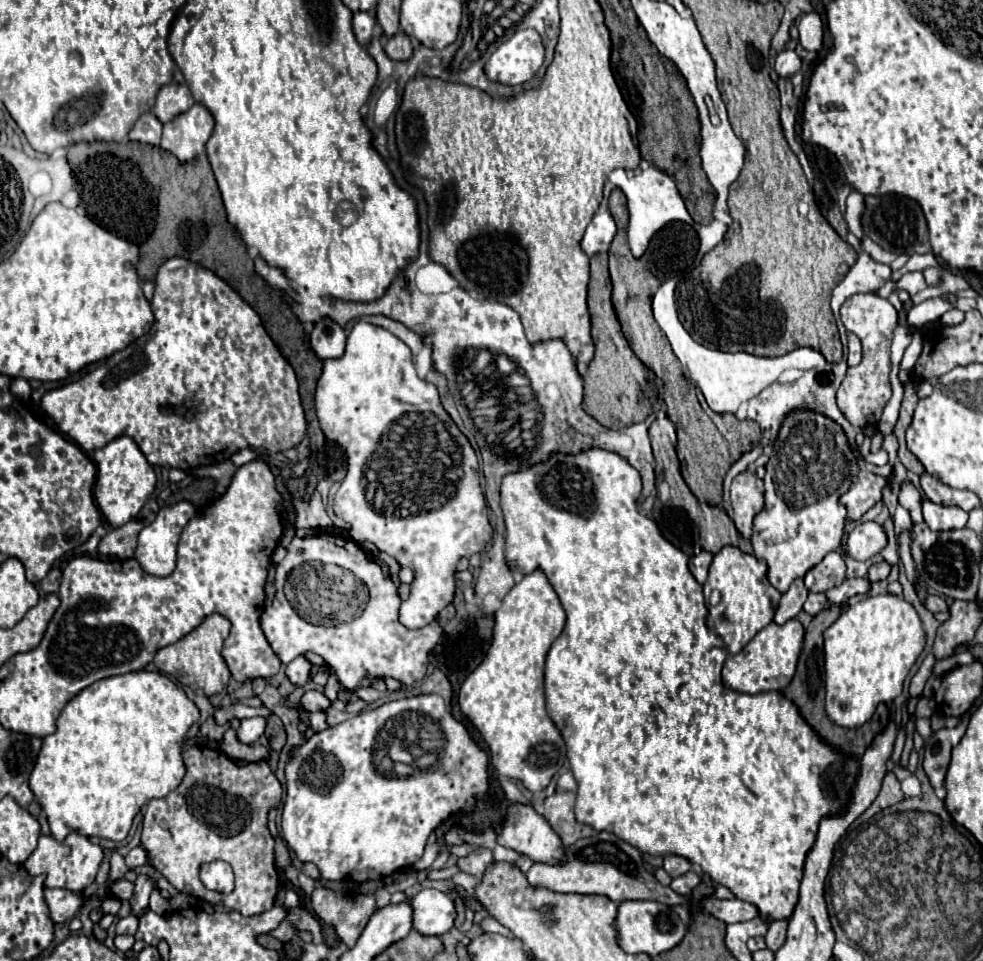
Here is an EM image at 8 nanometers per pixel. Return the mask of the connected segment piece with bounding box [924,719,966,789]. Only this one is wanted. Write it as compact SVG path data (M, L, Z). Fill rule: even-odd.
M966 719L954 729L940 729L926 741L924 771L934 789L940 789L944 785L944 777L950 765L950 753L958 745L964 733L966 733Z

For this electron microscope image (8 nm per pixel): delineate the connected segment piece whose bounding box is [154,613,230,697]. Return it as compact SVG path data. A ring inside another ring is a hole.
M214 613L214 615L206 617L194 631L190 631L180 641L160 649L154 655L154 665L162 673L176 677L182 685L198 685L206 697L214 697L226 687L226 683L230 679L230 671L220 655L220 649L222 649L222 643L224 643L224 637L228 635L228 631L230 631L228 619Z

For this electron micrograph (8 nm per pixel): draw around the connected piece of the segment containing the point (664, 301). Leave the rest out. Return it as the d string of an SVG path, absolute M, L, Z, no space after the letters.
M671 277L666 283L660 285L660 289L654 295L654 319L658 321L660 329L664 331L664 335L668 337L674 355L678 358L682 365L688 367L690 379L700 387L708 407L716 413L736 413L740 403L750 401L752 397L756 397L762 387L768 387L774 383L776 375L784 369L796 367L796 369L824 369L826 367L826 359L810 349L810 347L800 347L788 355L782 357L756 357L756 355L748 355L748 353L724 353L724 351L712 351L706 349L702 345L698 345L688 331L682 327L680 319L678 319L678 309L676 309L675 289L679 282L678 277Z

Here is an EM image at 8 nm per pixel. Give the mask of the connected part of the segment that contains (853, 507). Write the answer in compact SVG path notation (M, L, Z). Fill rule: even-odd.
M860 471L858 477L852 481L850 489L840 495L840 503L848 509L846 521L858 521L870 507L874 507L882 499L882 489L886 485L886 479L882 475Z

